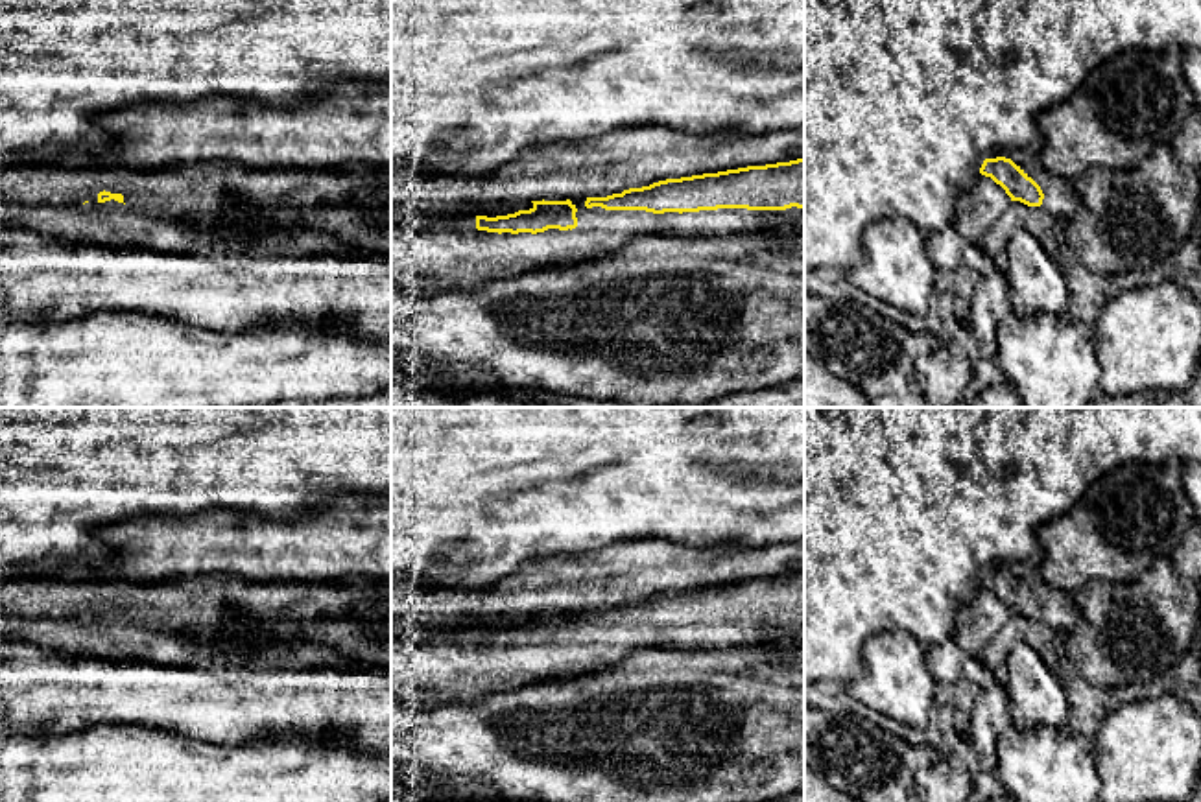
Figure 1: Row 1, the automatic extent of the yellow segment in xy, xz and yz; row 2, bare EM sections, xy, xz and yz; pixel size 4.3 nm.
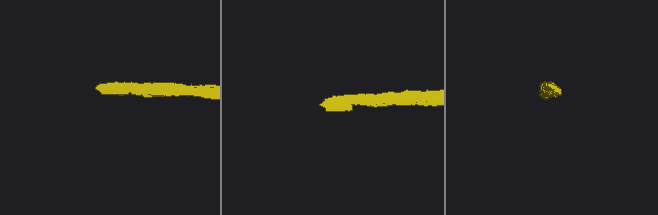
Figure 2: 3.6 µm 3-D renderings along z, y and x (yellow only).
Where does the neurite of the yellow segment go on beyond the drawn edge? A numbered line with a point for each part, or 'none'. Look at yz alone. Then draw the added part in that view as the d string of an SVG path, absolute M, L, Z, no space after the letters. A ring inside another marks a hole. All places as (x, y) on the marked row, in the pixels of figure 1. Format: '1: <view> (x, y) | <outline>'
1: yz (1063, 201) | M1053 177L1053 183L1048 188L1040 206L1055 218L1064 221L1070 219L1081 208L1077 184L1061 177Z

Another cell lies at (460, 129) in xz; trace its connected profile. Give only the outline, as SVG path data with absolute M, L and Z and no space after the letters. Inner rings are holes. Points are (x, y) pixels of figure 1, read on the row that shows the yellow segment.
M391 0L391 162L489 175L522 149L664 124L758 135L804 127L804 0Z

